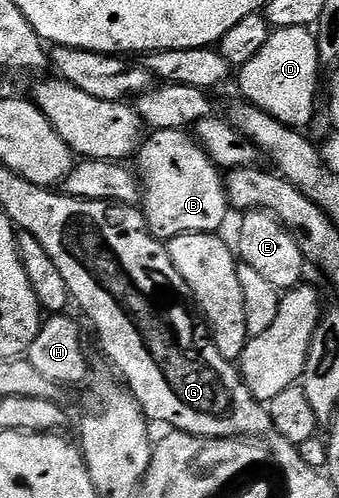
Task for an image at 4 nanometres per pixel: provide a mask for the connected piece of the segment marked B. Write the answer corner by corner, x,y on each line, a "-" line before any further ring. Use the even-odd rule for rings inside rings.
187,129
154,130
140,144
138,161
137,176
145,186
141,212
147,219
147,229
157,240
166,243
186,233
220,232
229,210
225,177

